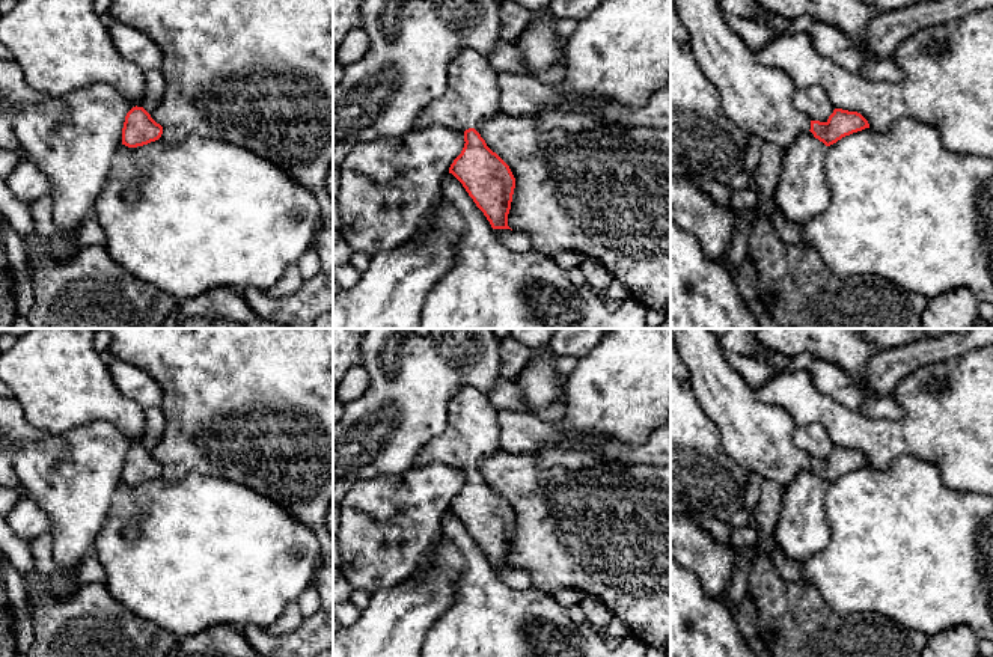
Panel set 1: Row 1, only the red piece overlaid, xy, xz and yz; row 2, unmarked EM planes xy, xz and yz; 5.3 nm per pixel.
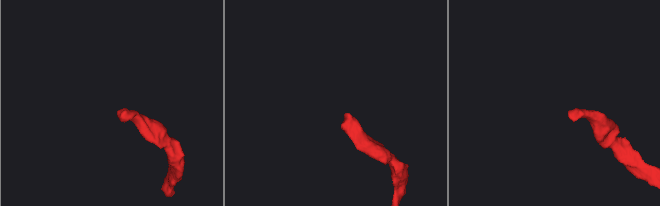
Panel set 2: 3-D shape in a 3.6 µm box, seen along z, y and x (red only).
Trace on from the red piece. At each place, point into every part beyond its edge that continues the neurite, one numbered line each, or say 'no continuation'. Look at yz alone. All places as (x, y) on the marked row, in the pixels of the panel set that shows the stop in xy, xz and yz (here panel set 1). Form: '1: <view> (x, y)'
1: yz (758, 98)

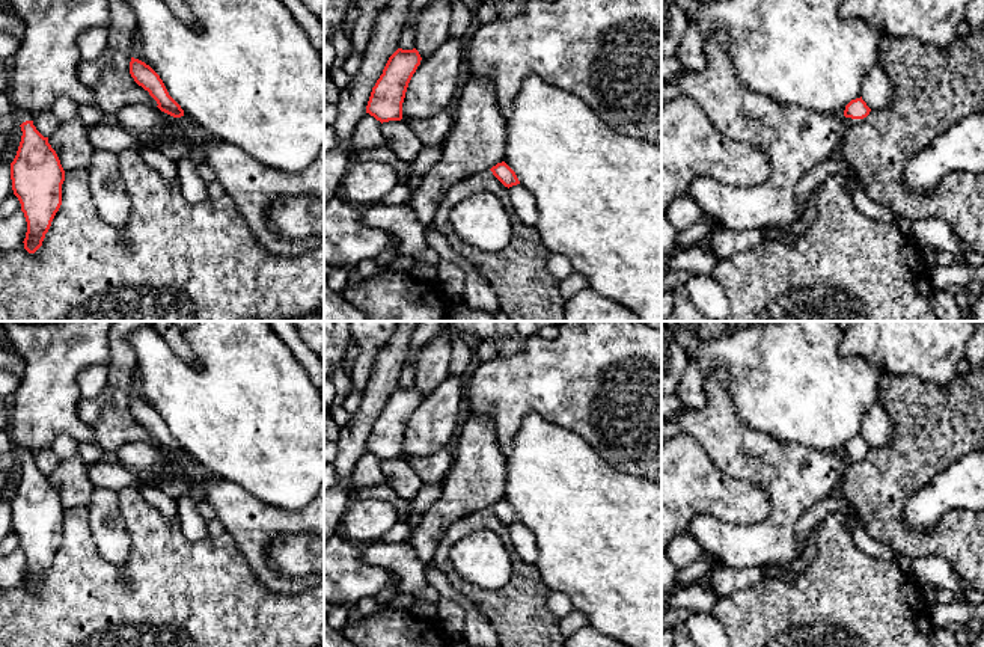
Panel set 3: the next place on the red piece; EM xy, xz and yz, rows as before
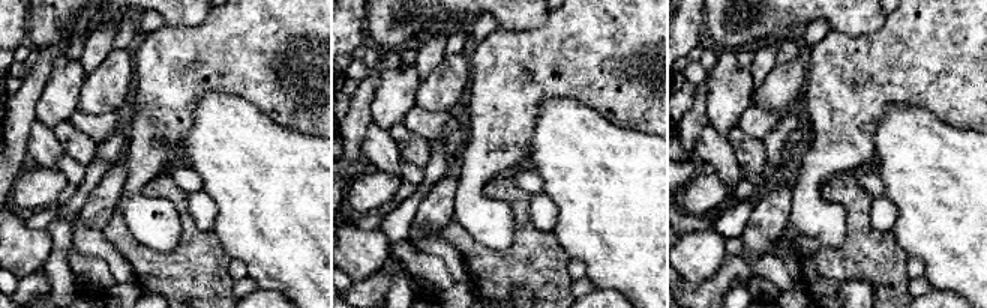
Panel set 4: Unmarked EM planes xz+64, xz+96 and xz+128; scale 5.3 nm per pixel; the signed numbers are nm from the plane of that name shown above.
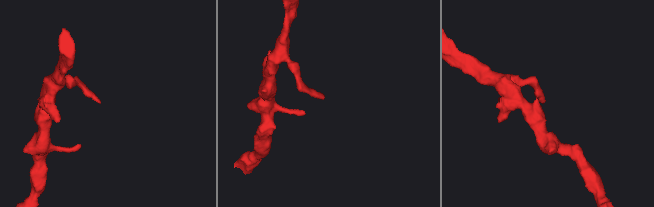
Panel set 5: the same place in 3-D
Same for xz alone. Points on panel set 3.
no continuation

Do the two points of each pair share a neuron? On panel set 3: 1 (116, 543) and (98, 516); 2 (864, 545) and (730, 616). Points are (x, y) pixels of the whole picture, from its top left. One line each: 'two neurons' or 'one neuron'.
1: one neuron
2: two neurons

